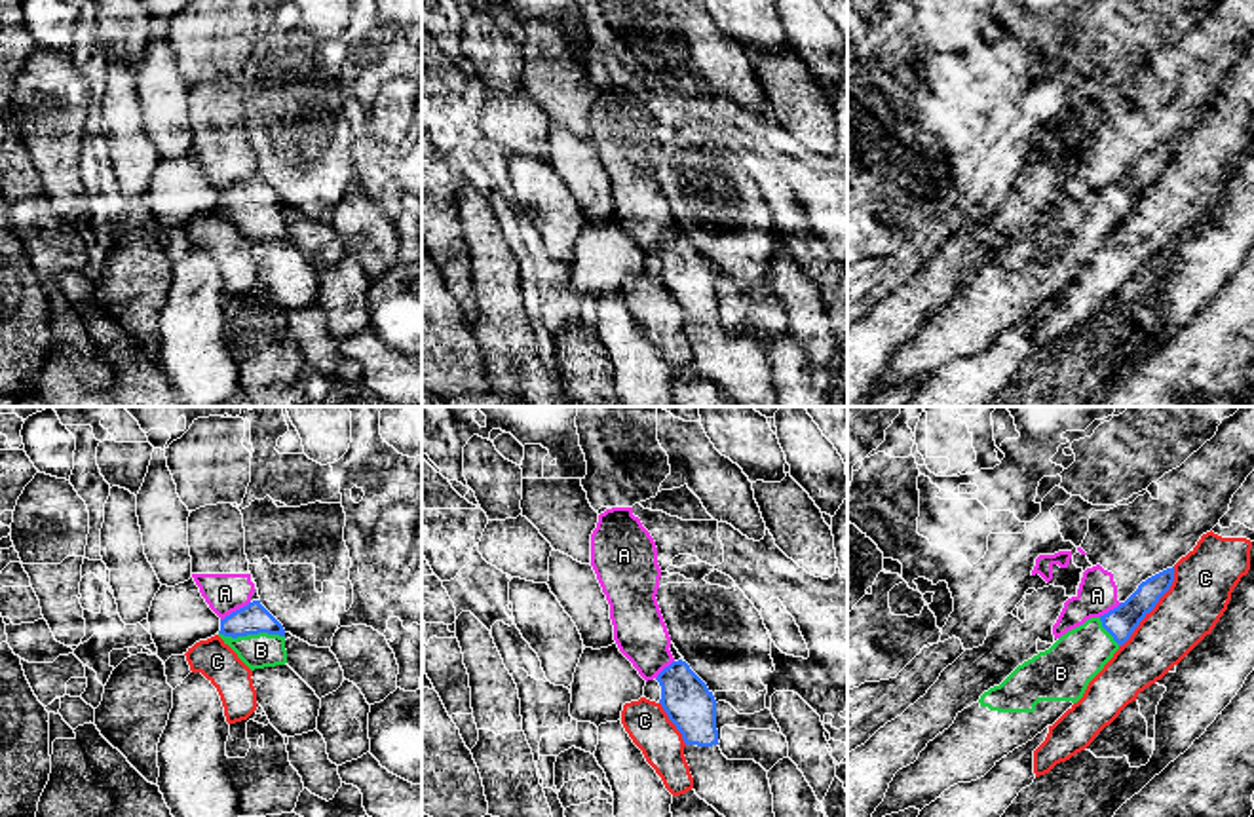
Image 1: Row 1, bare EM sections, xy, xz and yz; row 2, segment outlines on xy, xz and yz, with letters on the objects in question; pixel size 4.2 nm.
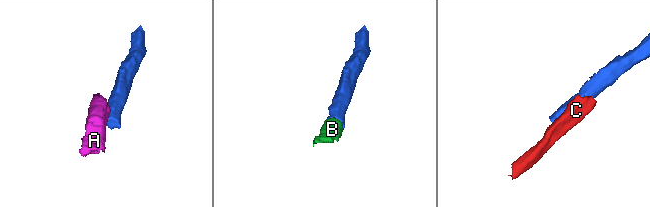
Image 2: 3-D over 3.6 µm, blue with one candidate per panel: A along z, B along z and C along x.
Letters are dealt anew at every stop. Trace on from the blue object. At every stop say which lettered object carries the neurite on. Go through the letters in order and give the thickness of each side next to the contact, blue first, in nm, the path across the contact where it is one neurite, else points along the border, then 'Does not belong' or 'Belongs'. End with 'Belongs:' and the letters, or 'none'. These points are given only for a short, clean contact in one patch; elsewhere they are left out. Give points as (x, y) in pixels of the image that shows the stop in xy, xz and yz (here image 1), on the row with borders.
A: Thickness 130 nm (blue) against 170 nm. Boundary: xy (249, 601), (221, 620). Does not belong
B: Thickness 130 nm (blue) against 150 nm. Path across: xy (253, 618), (251, 633), (261, 643), (261, 650). Belongs
C: Thickness 130 nm (blue) against 260 nm. Does not belong
Belongs: B

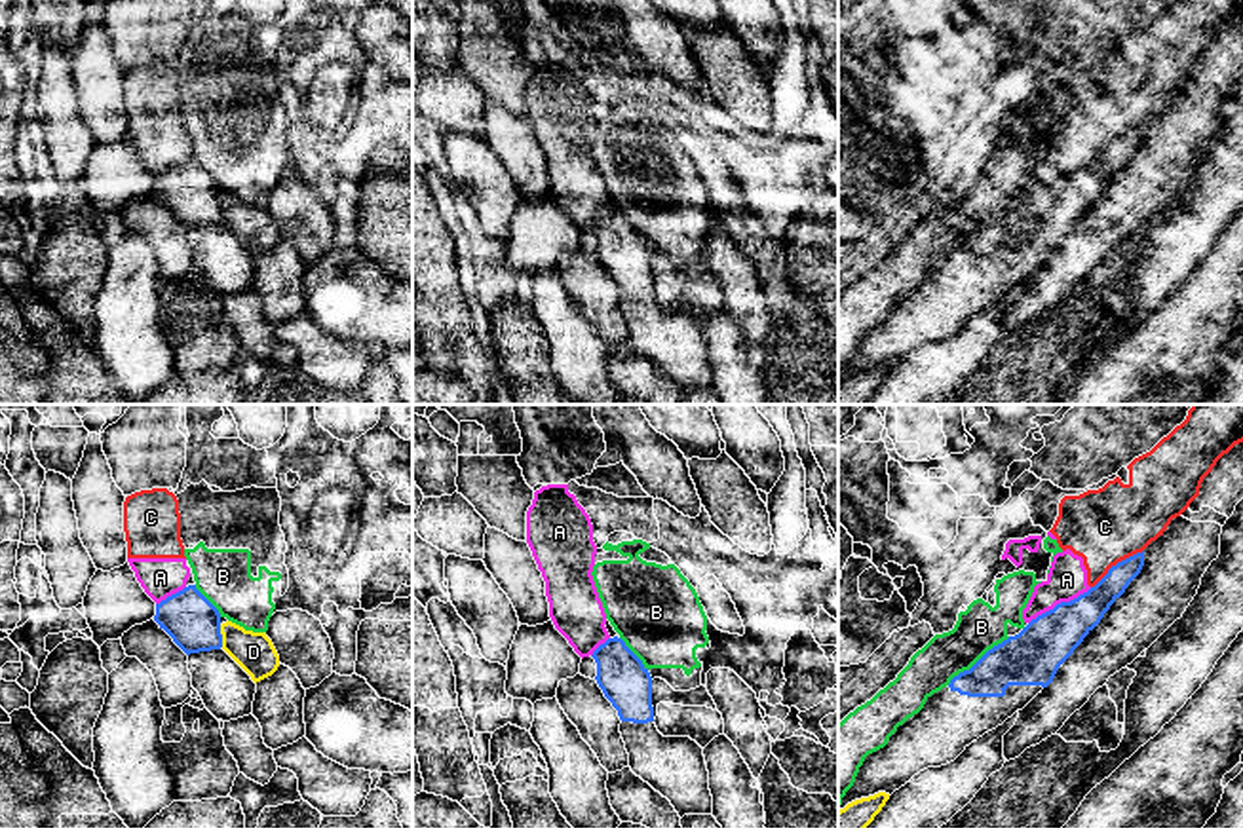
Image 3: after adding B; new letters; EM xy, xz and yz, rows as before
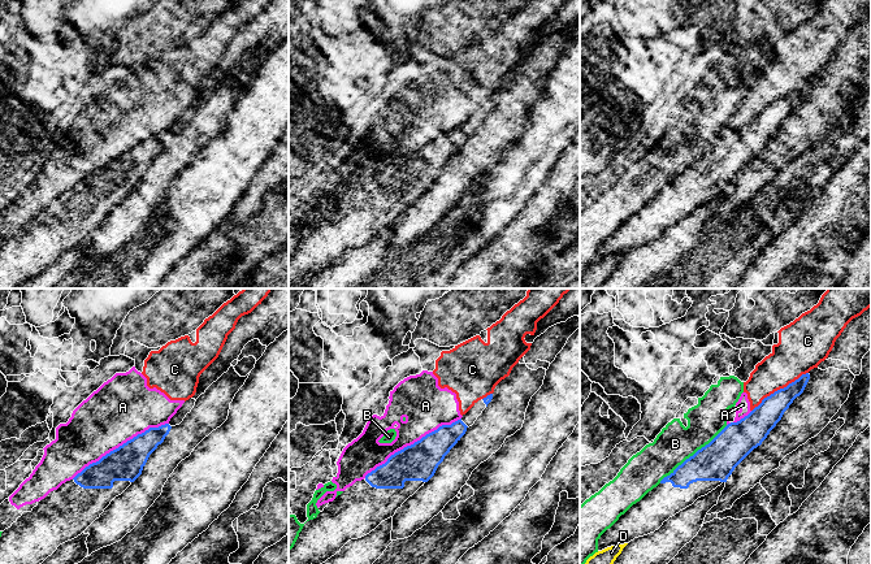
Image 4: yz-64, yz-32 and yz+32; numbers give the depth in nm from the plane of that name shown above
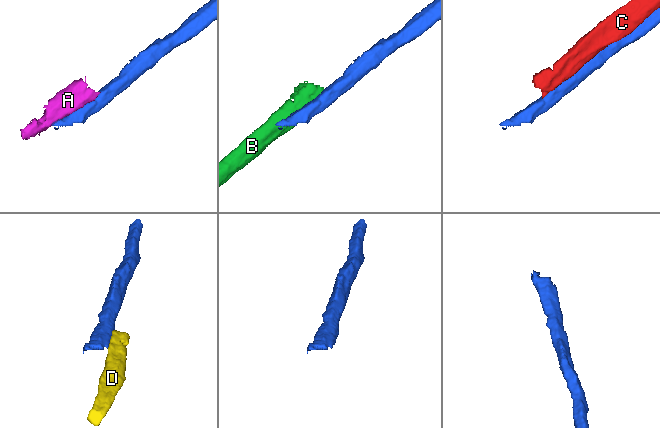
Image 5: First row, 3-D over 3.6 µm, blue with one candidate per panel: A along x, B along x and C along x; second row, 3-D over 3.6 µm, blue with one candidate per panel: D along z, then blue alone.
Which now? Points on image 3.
A: Thickness 220 nm (blue) against 170 nm. Does not belong
B: Thickness 240 nm (blue) against 200 nm. Does not belong
C: Thickness 140 nm (blue) against 320 nm. Does not belong
D: Thickness 220 nm (blue) against 170 nm. Boundary: xy (219, 625), (223, 646). Does not belong
Belongs: none

